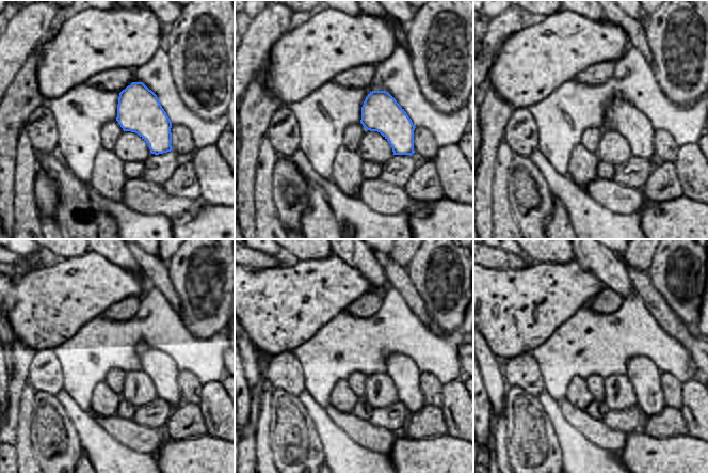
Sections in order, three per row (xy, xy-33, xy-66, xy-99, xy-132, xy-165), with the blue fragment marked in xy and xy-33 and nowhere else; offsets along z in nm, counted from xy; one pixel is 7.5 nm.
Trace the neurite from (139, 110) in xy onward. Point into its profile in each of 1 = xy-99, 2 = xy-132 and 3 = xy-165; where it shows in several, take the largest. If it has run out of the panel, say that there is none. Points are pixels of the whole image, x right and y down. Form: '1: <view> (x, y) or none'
1: xy-99 (164, 372)
2: xy-132 (405, 374)
3: xy-165 (645, 376)

